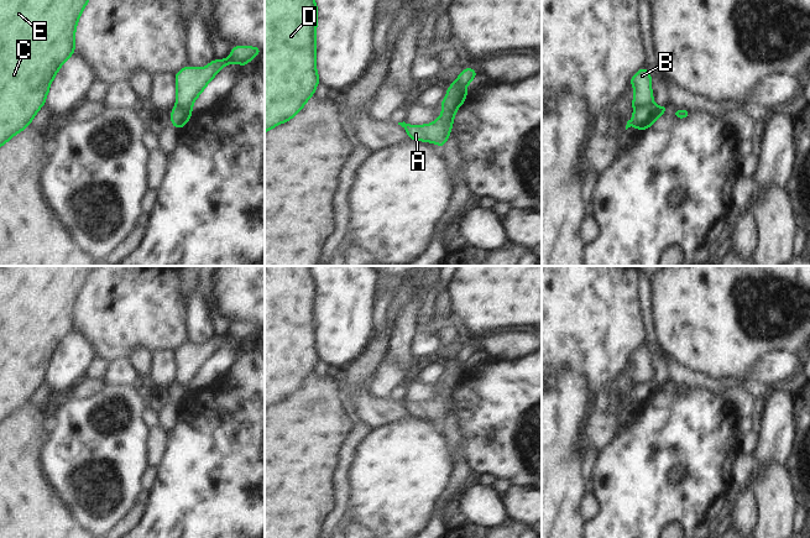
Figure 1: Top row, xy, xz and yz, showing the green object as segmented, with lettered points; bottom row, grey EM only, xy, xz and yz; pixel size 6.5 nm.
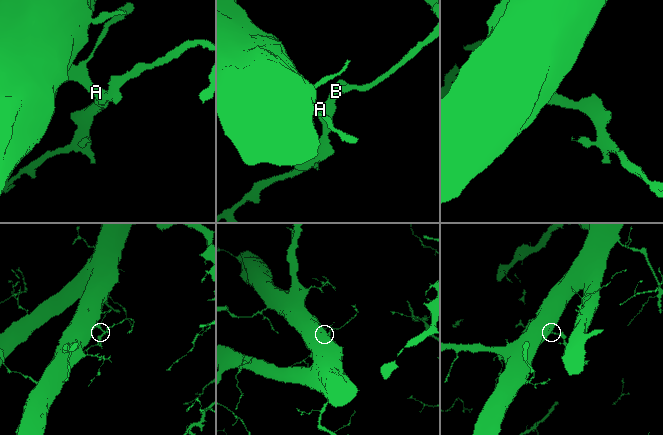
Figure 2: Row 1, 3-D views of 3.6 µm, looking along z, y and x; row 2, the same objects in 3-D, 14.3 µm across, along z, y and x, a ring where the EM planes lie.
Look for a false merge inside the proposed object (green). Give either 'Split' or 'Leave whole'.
Split.

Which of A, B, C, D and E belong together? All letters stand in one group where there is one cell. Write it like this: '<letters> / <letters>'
A C D E / B

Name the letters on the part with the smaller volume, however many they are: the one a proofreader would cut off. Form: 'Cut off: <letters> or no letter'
Cut off: B

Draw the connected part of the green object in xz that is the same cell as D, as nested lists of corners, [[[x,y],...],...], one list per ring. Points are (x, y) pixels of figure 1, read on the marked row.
[[[265,0],[265,134],[302,111],[320,83],[315,0]]]

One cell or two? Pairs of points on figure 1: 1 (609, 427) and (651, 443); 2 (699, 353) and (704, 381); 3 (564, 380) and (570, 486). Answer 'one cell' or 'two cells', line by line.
1: two cells
2: two cells
3: one cell

